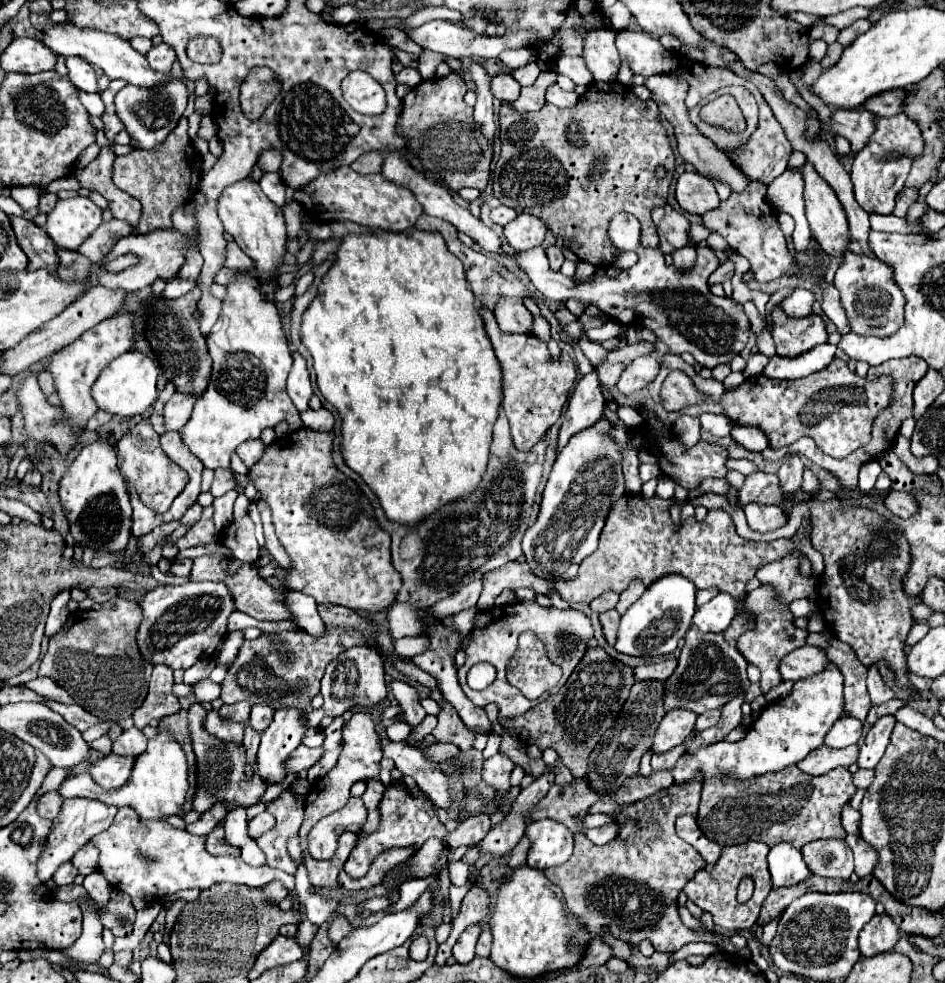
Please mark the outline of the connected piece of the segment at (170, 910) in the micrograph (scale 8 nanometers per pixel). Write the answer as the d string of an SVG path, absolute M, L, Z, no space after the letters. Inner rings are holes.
M179 898L179 900L173 900L169 906L167 906L167 924L165 924L165 934L163 934L163 940L167 942L167 936L171 936L171 928L175 926L175 920L179 918L179 912L185 908L187 900Z

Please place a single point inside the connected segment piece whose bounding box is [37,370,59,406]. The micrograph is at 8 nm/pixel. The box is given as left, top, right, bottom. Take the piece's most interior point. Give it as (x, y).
(45, 381)

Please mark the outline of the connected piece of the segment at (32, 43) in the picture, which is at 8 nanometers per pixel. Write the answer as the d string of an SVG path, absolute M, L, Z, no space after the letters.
M15 38L1 54L3 72L39 74L55 70L57 54L35 38Z

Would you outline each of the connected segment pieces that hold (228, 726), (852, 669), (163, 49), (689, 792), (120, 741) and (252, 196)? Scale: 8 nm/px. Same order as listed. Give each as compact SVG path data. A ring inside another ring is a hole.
M211 710L207 714L207 722L205 722L207 730L223 740L223 742L235 742L235 744L241 744L243 742L243 732L245 732L245 726L243 724L235 724L235 722L225 722L225 720L219 720L219 714L217 710Z
M831 640L831 646L825 648L825 652L831 656L831 660L837 664L845 678L845 714L865 720L871 700L867 694L867 666L859 664L859 658L851 648L847 648L839 640Z
M161 42L161 44L153 46L153 48L147 52L147 60L149 60L149 66L151 66L153 70L163 72L163 74L167 76L167 74L171 72L173 62L175 62L175 50L173 50L169 44Z
M691 780L687 784L673 784L665 790L659 790L645 800L625 804L621 810L609 814L619 830L613 842L605 846L595 846L585 834L575 834L575 852L569 858L569 862L545 870L545 876L555 886L561 888L567 902L567 910L571 910L573 916L583 924L583 928L587 928L587 934L591 938L613 936L631 944L649 940L655 946L655 950L679 950L689 942L703 941L718 944L725 952L750 958L751 951L748 947L736 950L729 938L718 940L710 931L693 930L680 922L677 896L696 872L705 868L706 862L693 846L689 846L677 836L675 820L683 814L695 816L695 812L699 810L699 798L701 798L701 780Z
M129 728L125 730L115 742L113 742L113 754L123 754L123 756L137 756L139 752L145 752L147 748L147 736L139 728Z
M245 178L227 186L217 200L217 208L225 232L229 232L241 246L241 250L257 262L255 270L259 274L259 280L275 282L275 268L281 264L281 256L285 254L287 244L283 210L263 194L259 182L253 178Z

